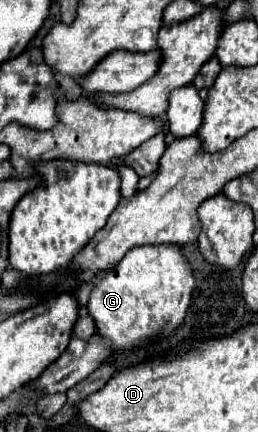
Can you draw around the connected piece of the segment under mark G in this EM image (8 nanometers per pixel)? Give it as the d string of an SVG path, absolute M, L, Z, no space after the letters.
M137 246L125 254L113 272L95 284L89 296L89 314L97 324L97 332L111 340L115 352L131 350L137 342L151 340L163 330L173 332L185 318L193 288L193 268L181 254L181 246Z

